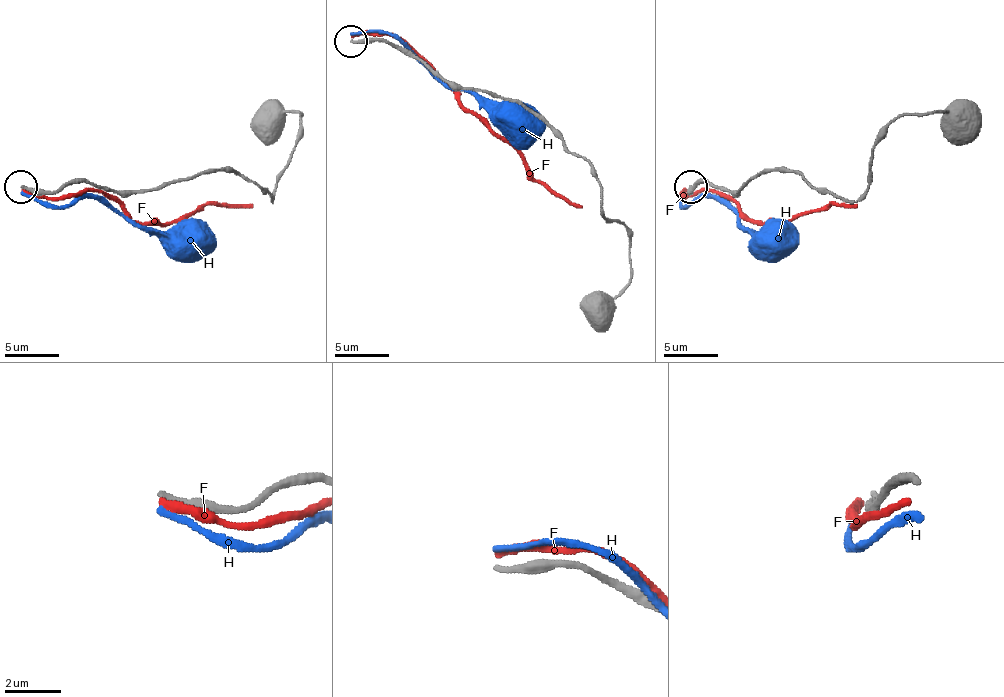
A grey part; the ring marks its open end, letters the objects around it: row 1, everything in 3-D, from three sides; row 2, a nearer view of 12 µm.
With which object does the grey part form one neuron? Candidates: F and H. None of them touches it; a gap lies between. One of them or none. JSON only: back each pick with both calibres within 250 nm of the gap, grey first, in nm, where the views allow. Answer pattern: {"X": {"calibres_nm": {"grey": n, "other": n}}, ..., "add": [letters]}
{"add": []}

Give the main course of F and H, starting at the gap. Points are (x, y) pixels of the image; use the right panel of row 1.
F: (686, 189), (683, 197), (721, 191), (759, 224), (786, 224), (827, 205), (857, 208)
H: (683, 191), (680, 202), (683, 205), (718, 197), (759, 243), (767, 243)

